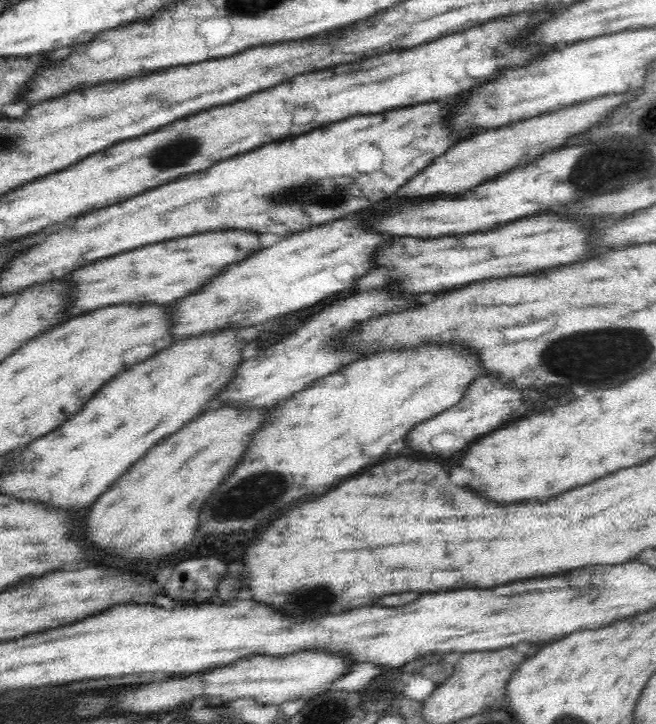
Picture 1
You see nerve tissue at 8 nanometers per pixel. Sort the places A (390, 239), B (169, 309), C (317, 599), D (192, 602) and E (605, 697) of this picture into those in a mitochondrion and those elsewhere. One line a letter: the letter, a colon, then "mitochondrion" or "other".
A: other
B: other
C: mitochondrion
D: other
E: other

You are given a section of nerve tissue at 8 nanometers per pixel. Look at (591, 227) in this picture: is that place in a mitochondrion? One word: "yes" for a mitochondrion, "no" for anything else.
no

